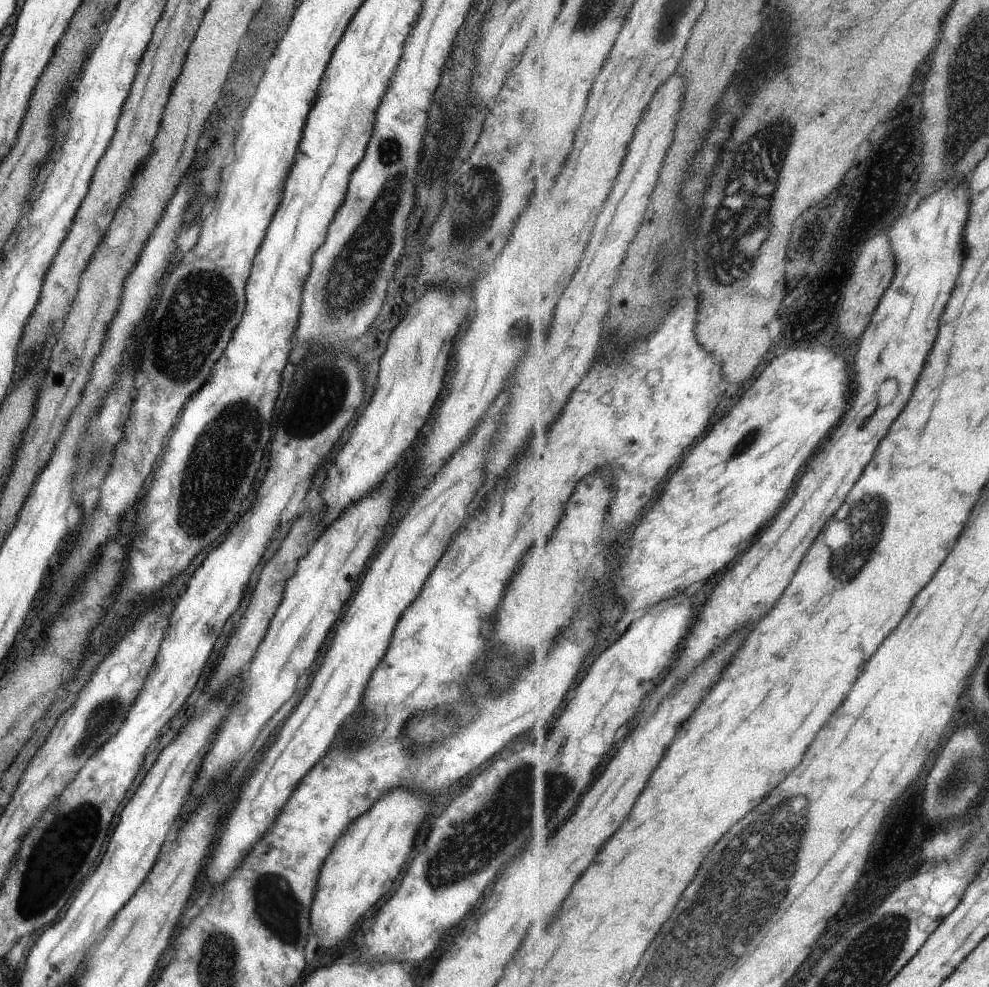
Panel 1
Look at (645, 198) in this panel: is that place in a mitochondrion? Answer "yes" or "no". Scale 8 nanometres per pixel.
no

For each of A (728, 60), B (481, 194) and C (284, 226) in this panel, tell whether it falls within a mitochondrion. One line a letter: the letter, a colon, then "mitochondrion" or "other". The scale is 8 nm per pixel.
A: other
B: mitochondrion
C: other

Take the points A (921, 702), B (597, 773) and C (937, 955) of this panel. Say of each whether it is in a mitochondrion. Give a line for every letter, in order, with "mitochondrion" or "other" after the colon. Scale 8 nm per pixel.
A: other
B: other
C: other

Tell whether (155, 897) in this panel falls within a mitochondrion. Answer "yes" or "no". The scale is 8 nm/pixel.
no

